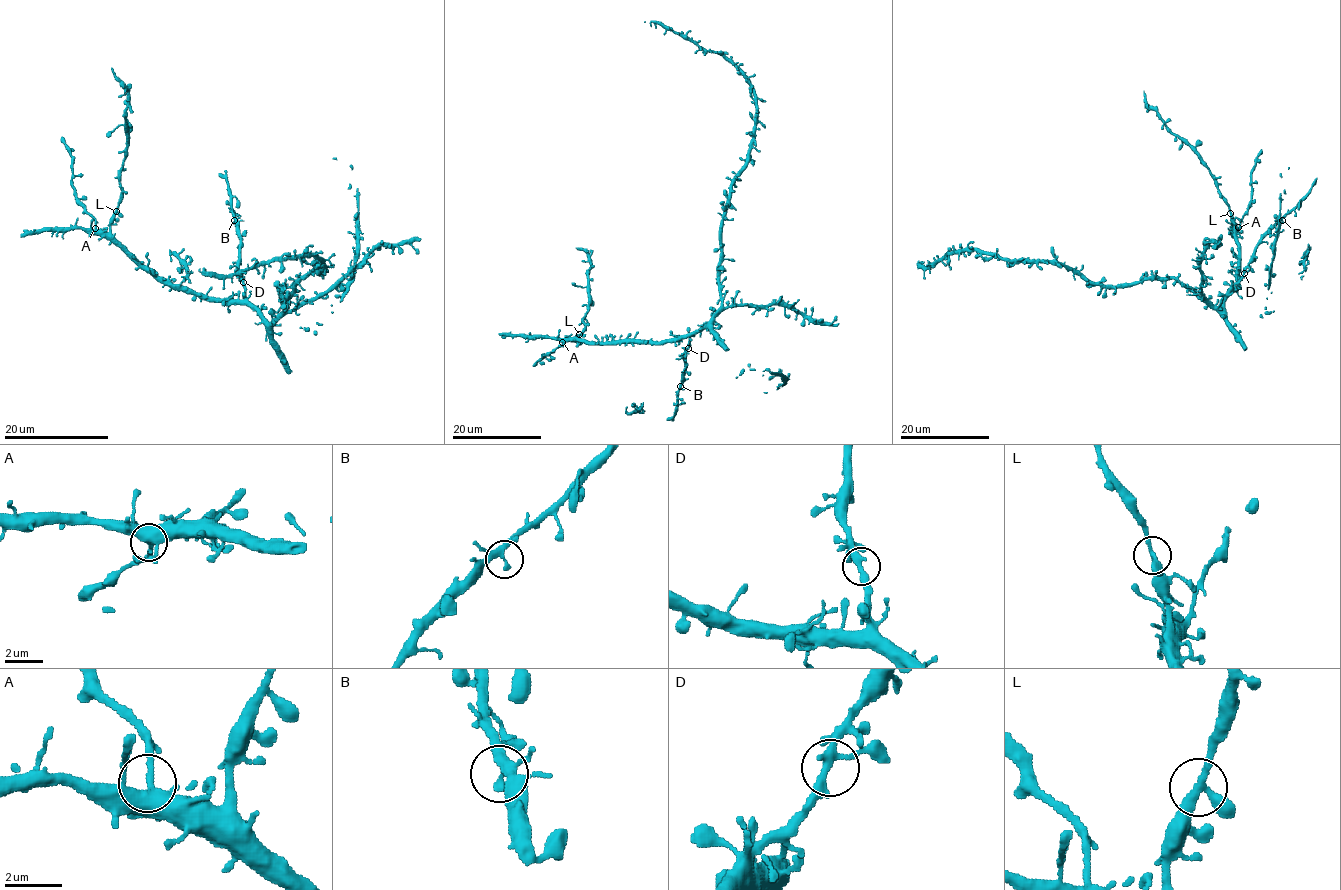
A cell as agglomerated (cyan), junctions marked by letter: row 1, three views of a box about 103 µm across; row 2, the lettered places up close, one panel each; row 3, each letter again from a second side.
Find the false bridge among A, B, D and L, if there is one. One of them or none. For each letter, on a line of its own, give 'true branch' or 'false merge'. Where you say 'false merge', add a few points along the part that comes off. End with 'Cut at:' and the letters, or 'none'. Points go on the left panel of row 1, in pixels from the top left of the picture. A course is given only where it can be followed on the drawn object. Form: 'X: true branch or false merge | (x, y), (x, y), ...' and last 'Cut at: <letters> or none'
A: true branch
B: true branch
D: true branch
L: true branch
Cut at: none

